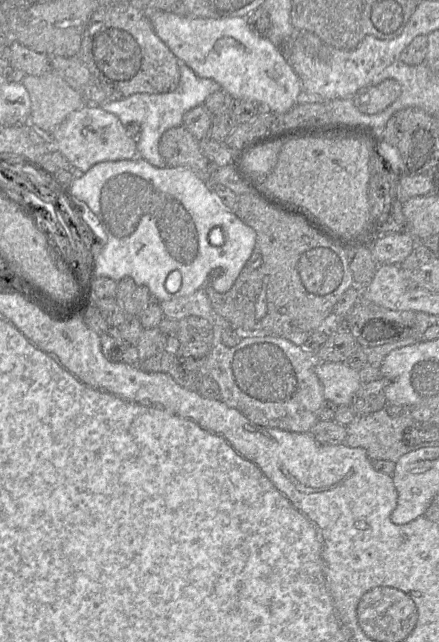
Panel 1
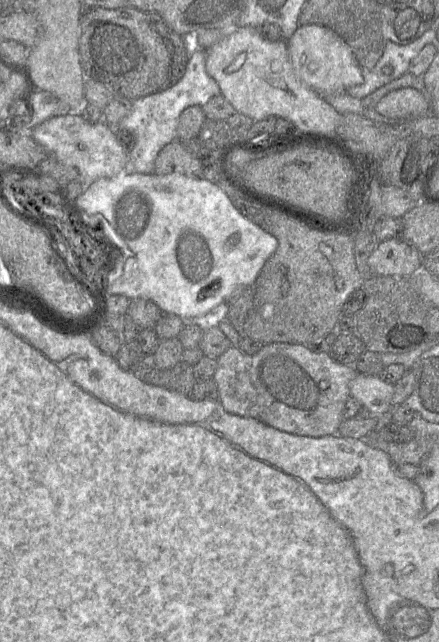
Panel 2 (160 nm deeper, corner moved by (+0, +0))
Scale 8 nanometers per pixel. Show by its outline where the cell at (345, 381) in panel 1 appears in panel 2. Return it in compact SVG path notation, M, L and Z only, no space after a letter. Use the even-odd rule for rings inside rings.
M358 374L349 384L350 396L377 417L392 411L394 385L380 376Z

